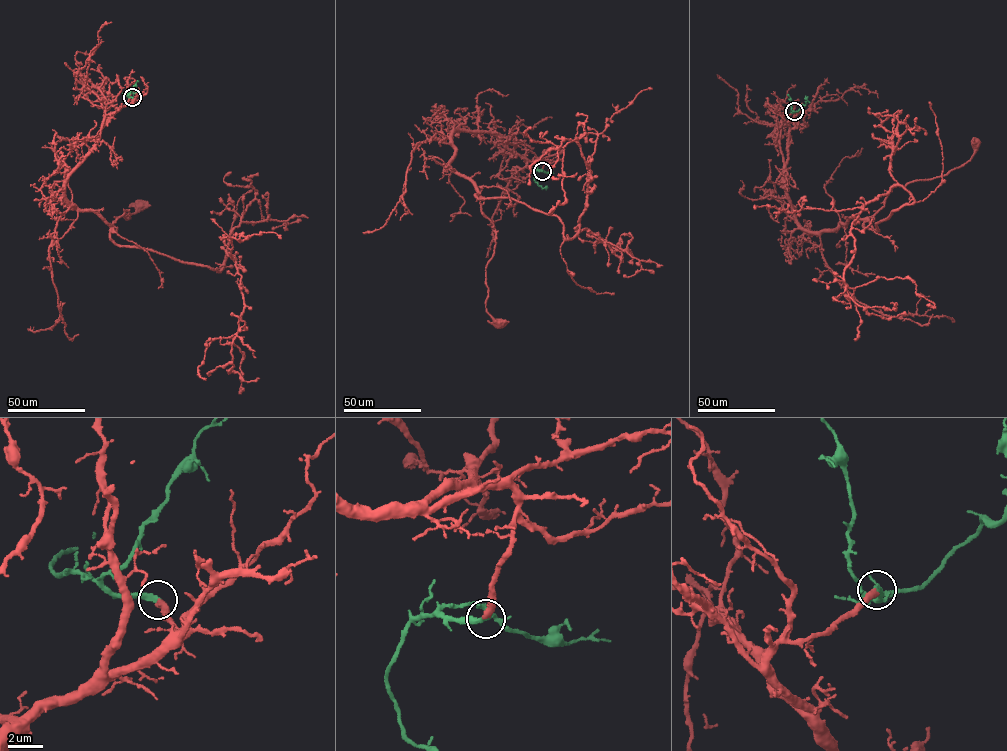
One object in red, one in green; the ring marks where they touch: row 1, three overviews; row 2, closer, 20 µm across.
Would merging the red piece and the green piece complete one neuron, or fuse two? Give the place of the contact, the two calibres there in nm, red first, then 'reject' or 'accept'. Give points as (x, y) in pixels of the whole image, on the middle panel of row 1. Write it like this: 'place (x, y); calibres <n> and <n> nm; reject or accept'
place (542, 171); calibres 360 and 340 nm; accept

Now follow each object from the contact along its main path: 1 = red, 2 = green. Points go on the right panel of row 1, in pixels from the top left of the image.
1: (793, 111), (783, 179), (811, 231), (872, 217), (895, 186), (946, 175), (975, 143)
2: (793, 111), (805, 105), (808, 100), (805, 95)

